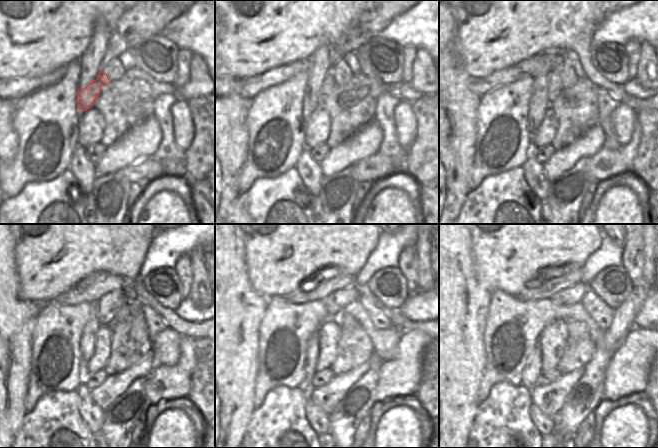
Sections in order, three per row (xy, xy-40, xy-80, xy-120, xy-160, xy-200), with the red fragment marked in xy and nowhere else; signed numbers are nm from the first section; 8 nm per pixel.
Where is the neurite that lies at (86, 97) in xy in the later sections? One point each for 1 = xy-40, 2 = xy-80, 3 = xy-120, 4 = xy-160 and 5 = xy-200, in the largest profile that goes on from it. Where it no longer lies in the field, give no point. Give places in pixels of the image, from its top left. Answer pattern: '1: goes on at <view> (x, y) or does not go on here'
1: goes on at xy-40 (328, 84)
2: goes on at xy-80 (554, 87)
3: goes on at xy-120 (110, 303)
4: goes on at xy-160 (335, 302)
5: goes on at xy-200 (571, 295)

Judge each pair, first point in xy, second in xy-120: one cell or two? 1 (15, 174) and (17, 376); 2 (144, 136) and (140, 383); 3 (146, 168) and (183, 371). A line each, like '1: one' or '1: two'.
1: two
2: two
3: one

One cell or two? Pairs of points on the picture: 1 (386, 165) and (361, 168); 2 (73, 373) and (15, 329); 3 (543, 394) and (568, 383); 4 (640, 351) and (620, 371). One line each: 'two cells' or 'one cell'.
1: one cell
2: two cells
3: one cell
4: one cell

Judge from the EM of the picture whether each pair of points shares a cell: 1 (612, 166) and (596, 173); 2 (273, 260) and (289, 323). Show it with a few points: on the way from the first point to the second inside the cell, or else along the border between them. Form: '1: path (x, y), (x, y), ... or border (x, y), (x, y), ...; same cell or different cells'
1: path (608, 166), (603, 166), (600, 169); same cell
2: border (284, 296), (270, 296), (267, 299); different cells

